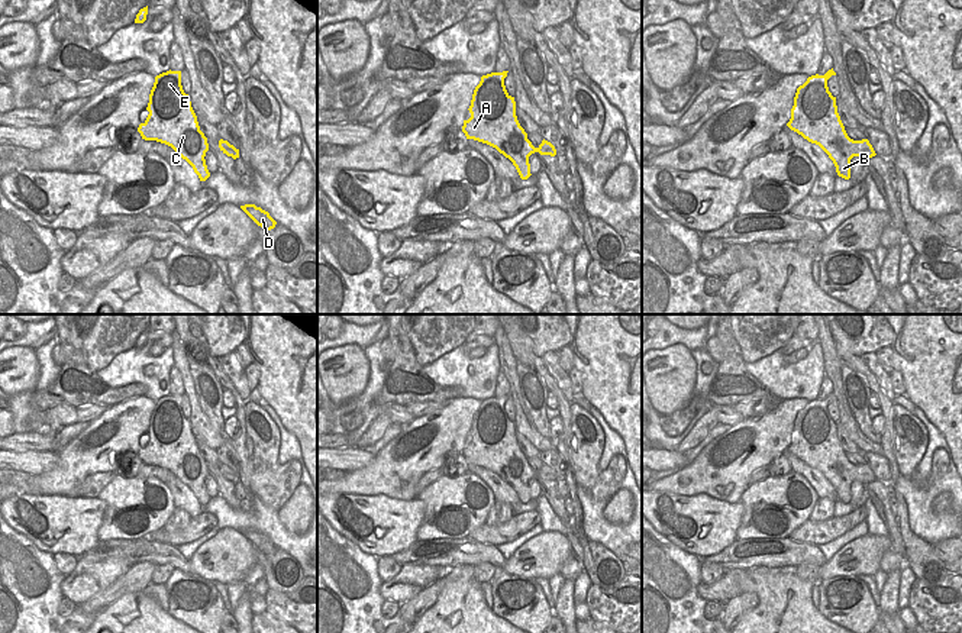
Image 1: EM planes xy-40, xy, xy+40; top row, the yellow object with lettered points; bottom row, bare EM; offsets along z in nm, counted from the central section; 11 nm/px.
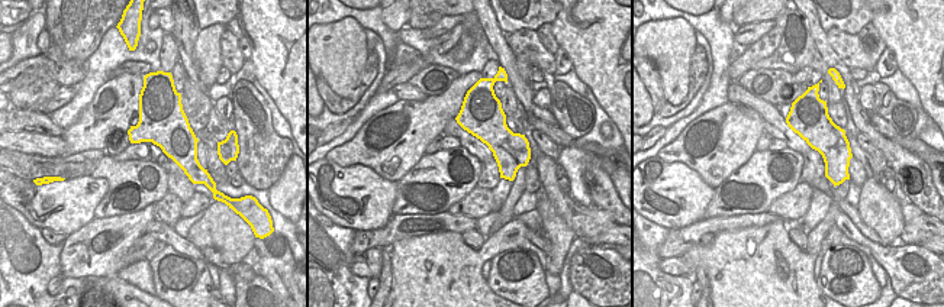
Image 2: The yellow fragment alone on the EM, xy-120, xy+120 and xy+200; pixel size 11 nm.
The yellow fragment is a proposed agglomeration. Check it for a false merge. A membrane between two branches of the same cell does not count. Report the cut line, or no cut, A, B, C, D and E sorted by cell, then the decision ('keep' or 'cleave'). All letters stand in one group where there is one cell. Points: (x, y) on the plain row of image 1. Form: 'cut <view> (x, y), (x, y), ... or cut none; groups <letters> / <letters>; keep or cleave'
cut none; groups A B C D E; keep

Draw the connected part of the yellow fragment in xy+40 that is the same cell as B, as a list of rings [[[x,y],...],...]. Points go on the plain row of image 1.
[[[833,393],[824,400],[816,398],[808,401],[807,406],[797,413],[794,430],[791,433],[791,443],[787,450],[808,466],[819,469],[833,485],[837,500],[849,504],[850,484],[853,481],[859,481],[865,485],[877,478],[868,464],[853,465],[848,461],[837,437],[836,422],[832,420],[827,411],[827,404],[832,400],[836,400]]]

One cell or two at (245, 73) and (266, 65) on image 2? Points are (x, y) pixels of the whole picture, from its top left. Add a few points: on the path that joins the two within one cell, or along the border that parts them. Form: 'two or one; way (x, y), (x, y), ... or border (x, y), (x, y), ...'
two; border (250, 60), (257, 78)

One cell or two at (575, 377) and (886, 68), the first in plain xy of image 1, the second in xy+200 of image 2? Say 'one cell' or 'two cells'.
one cell

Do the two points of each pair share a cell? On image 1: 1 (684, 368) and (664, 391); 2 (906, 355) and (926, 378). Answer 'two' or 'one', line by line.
1: one
2: one

